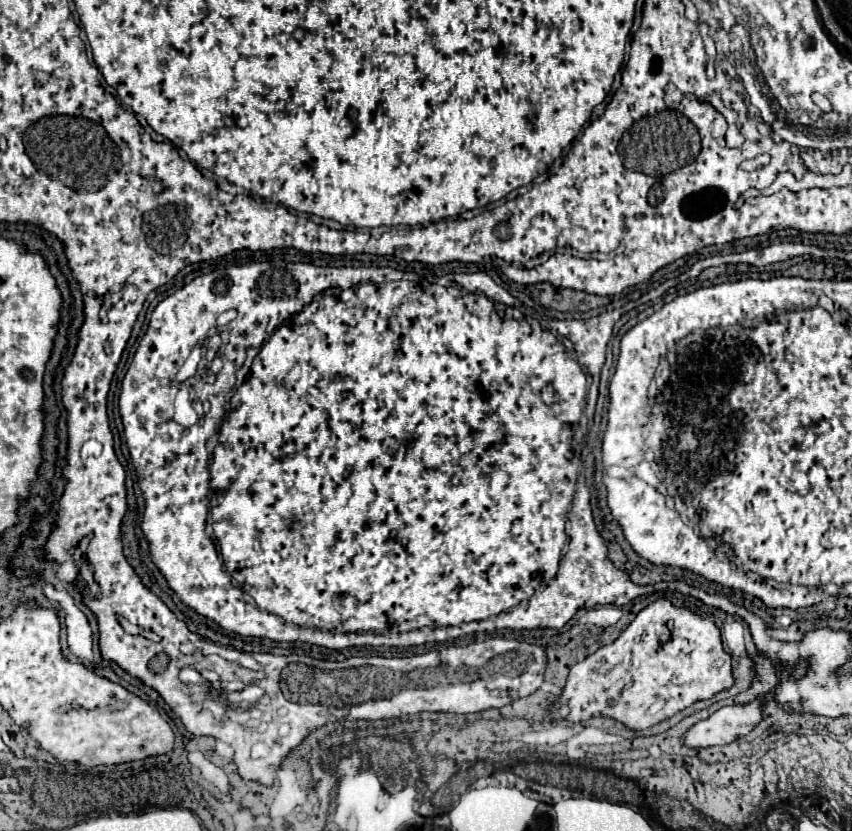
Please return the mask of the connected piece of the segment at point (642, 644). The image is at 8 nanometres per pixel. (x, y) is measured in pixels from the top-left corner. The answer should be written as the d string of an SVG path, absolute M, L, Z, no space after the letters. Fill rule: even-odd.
M658 599L642 609L636 619L620 633L612 645L600 647L594 655L588 655L584 661L570 667L570 675L566 681L564 691L556 697L554 705L566 703L568 705L568 721L588 721L590 717L604 715L620 721L632 731L644 731L678 711L690 707L694 701L710 699L716 693L728 689L734 683L732 677L732 661L730 655L722 649L722 639L718 627L712 619L702 619L688 609L674 607L668 599ZM666 621L674 621L674 629L666 629Z

